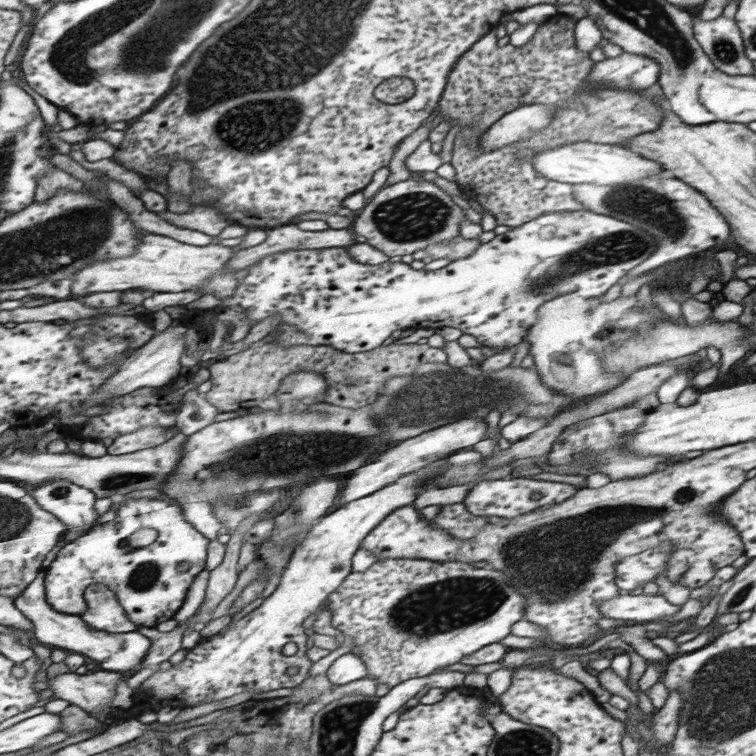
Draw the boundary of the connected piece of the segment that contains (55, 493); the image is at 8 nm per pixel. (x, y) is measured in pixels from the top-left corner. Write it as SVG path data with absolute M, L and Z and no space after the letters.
M67 480L45 484L39 490L33 490L33 496L37 496L37 500L41 500L41 507L55 514L68 530L87 530L93 528L99 520L100 515L95 508L97 494Z

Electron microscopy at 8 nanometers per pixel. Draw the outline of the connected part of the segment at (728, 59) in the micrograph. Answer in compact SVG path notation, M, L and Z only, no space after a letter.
M692 13L693 36L719 72L729 76L751 76L753 61L744 53L743 37L733 18L721 15L713 20L701 20Z

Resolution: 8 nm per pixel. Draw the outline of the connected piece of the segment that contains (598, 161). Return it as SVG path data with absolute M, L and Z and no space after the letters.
M595 143L563 144L558 145L557 148L543 150L533 158L533 167L537 169L539 175L549 180L572 185L597 184L608 187L613 184L627 185L629 182L641 181L647 176L661 172L661 165L657 161L641 157L618 145Z

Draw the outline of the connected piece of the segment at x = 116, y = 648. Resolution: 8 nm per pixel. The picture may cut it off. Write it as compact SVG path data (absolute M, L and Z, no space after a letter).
M43 568L39 576L23 592L23 595L16 600L17 607L33 621L33 625L35 625L34 636L38 639L38 642L47 644L50 647L58 647L68 652L88 655L89 658L101 665L101 670L121 673L141 670L141 664L143 664L154 644L149 636L143 636L137 630L121 634L100 631L87 624L81 618L81 615L68 616L63 612L57 612L47 600L46 574L47 569Z

